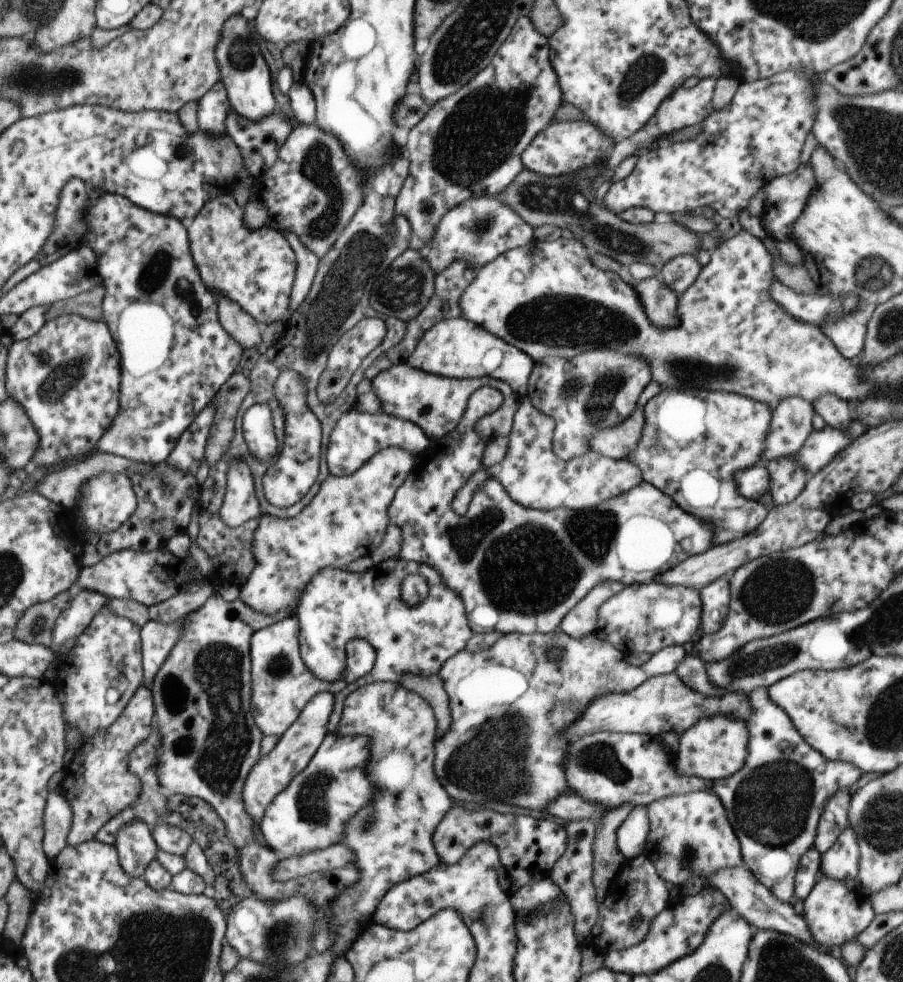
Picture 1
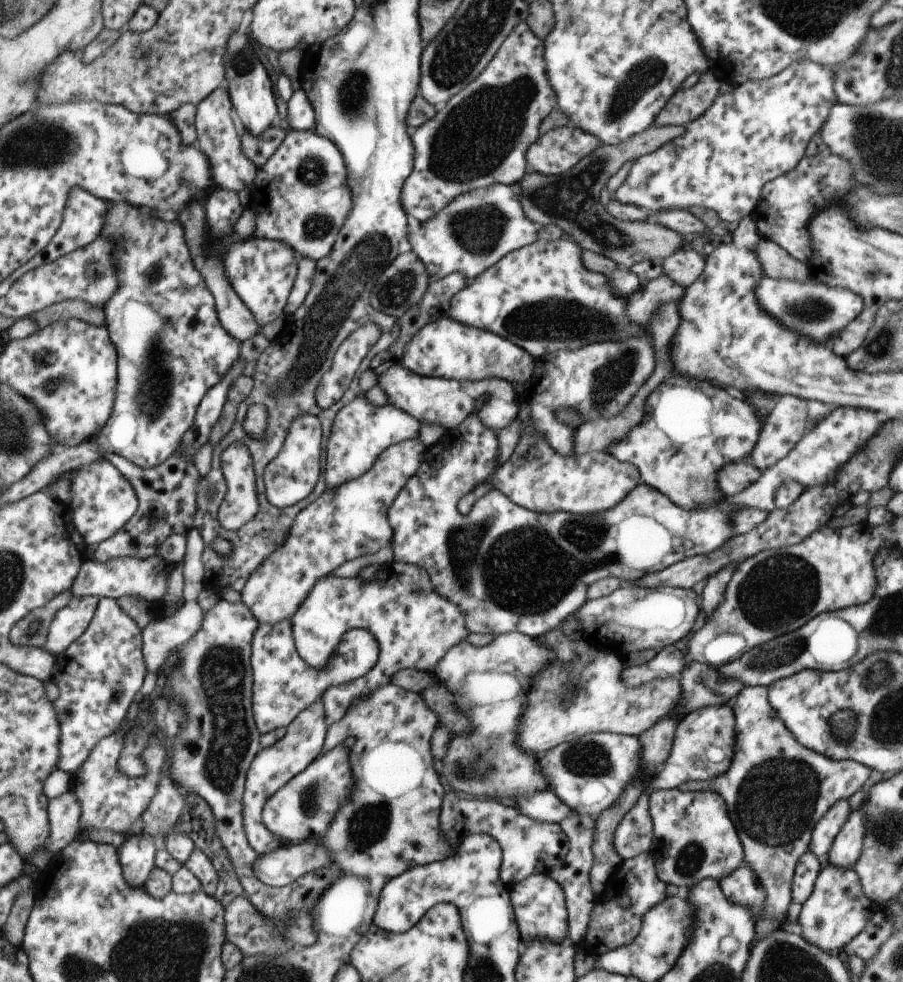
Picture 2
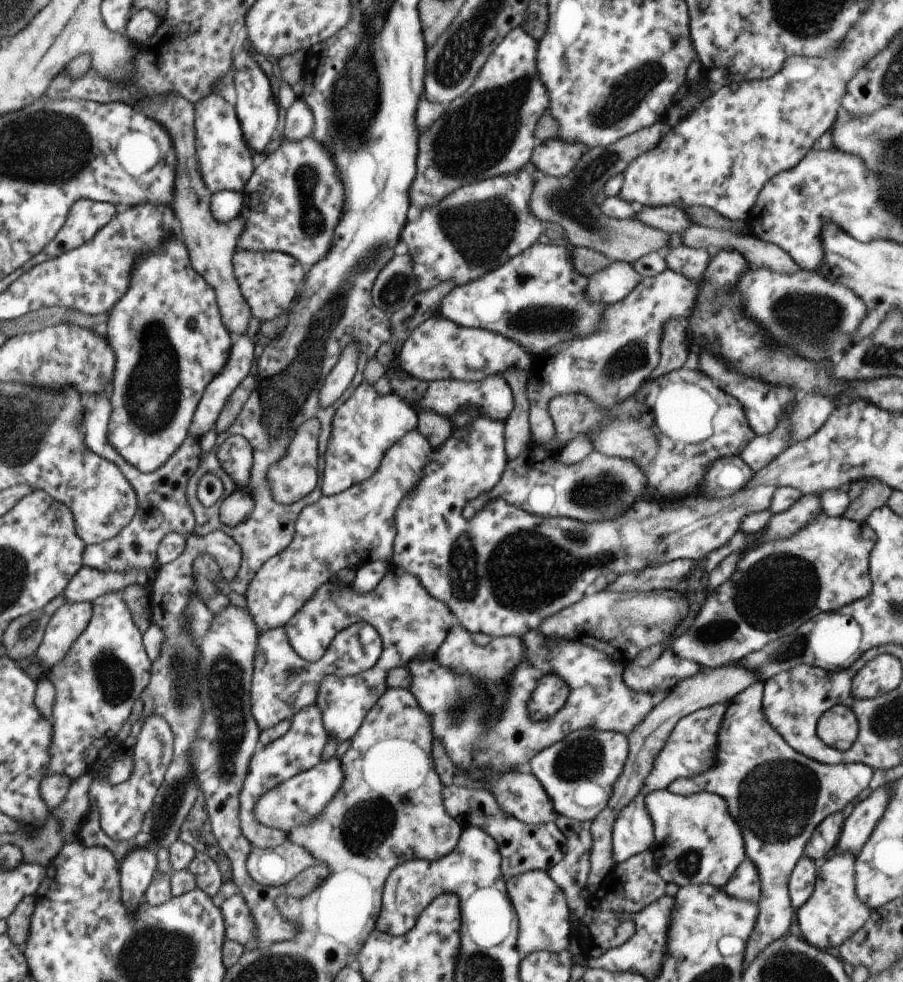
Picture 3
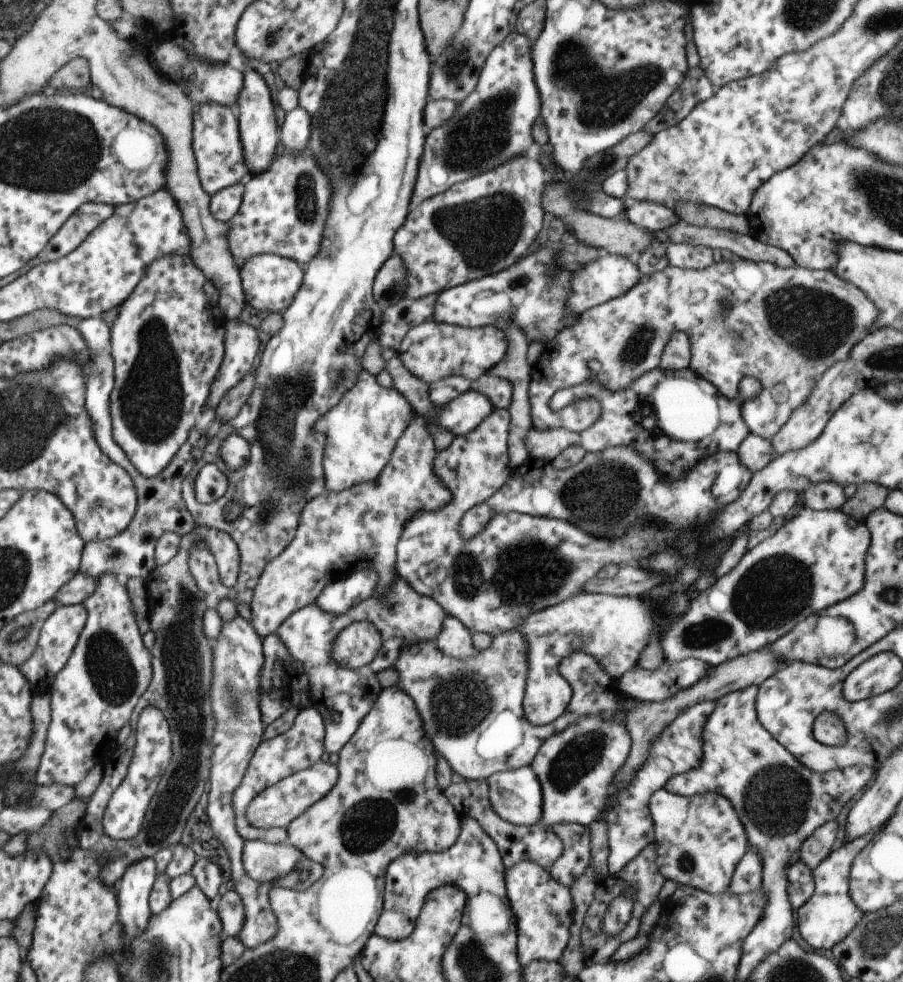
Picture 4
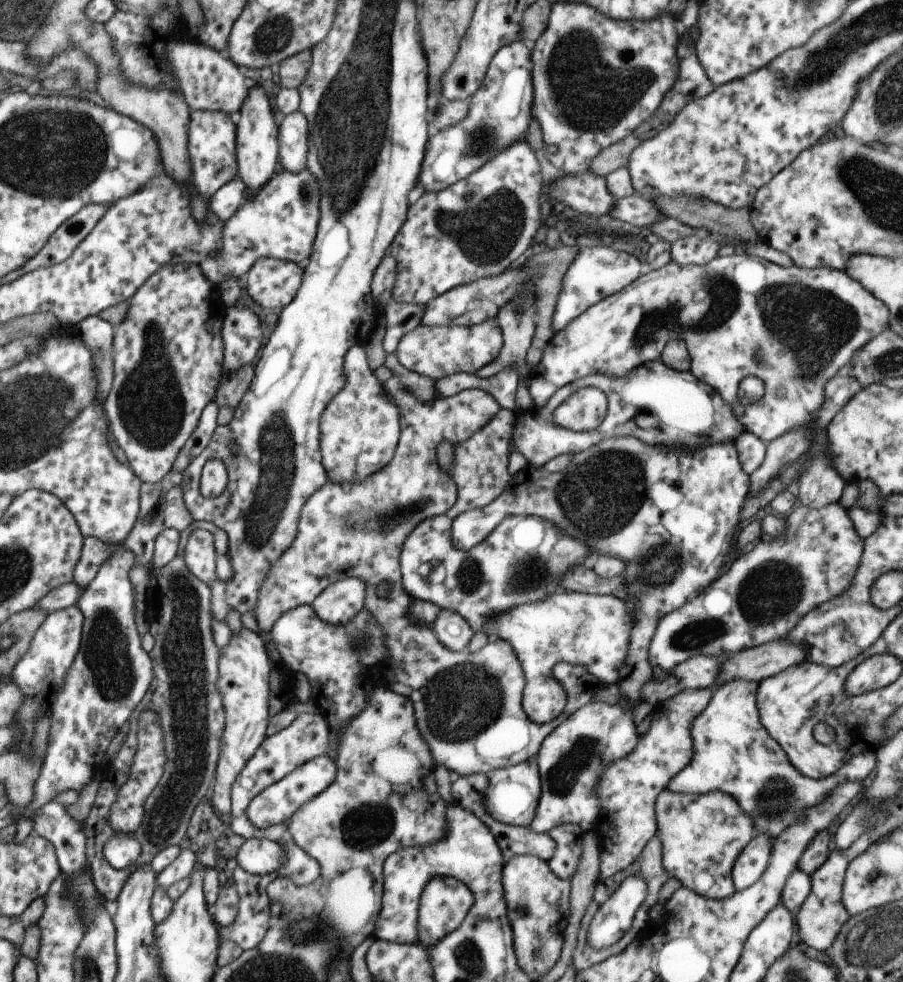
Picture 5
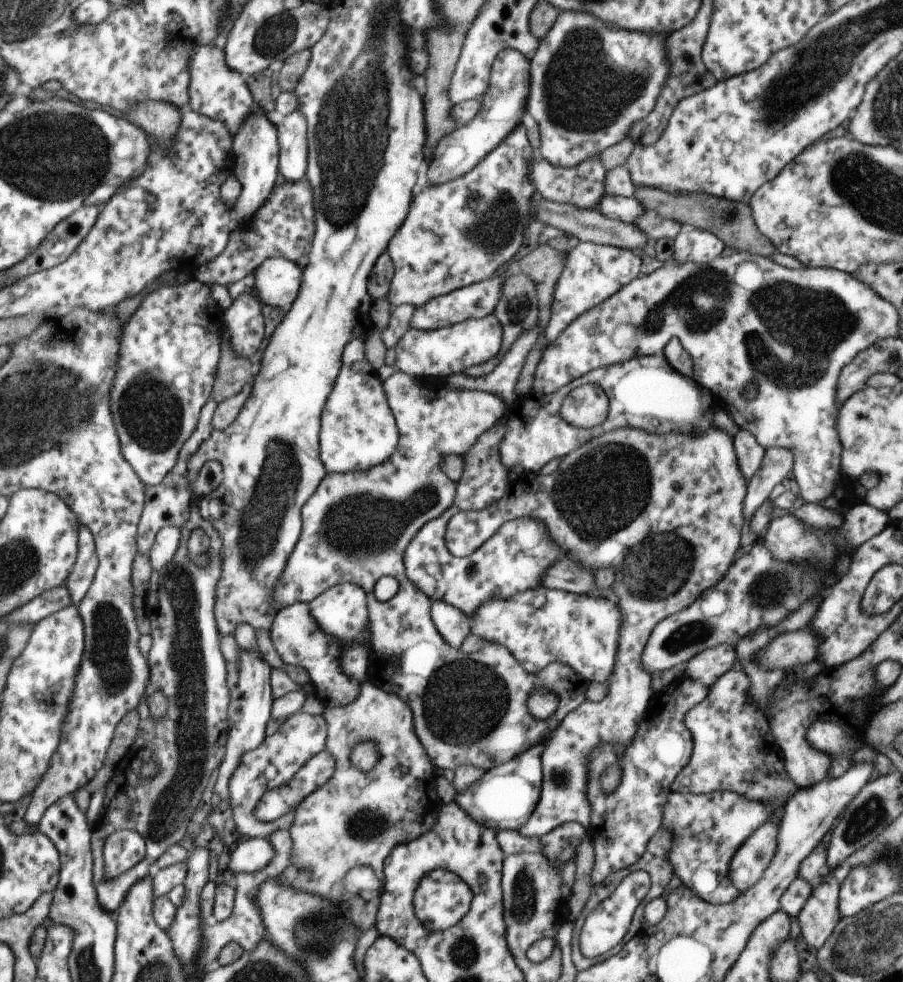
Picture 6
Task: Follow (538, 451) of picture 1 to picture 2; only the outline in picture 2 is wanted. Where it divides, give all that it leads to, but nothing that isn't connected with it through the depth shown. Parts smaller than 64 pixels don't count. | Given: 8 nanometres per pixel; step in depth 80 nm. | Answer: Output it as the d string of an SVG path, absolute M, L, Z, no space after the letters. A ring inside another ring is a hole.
M521 401L516 414L520 424L518 441L512 455L498 464L491 476L477 483L456 504L459 514L467 514L472 504L490 489L502 492L512 503L536 513L553 511L588 515L614 507L640 482L639 471L605 452L585 453L571 457L559 456L549 443L540 437L530 419L530 408Z

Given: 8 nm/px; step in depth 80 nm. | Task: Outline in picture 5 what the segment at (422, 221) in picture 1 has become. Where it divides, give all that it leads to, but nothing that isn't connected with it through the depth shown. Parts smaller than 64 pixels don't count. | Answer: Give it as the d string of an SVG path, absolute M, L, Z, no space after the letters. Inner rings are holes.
M518 40L497 48L492 60L489 60L488 68L485 68L485 77L481 82L481 86L468 99L469 112L465 116L465 120L462 120L459 124L453 124L449 128L439 130L437 134L433 134L428 139L426 143L427 150L425 150L425 156L423 156L423 162L421 162L421 174L419 174L419 184L421 184L421 188L424 191L438 192L443 188L447 188L447 186L469 176L471 172L489 162L497 152L505 150L513 142L524 140L529 118L532 118L531 102L533 91L530 66L529 44L524 44L521 40Z

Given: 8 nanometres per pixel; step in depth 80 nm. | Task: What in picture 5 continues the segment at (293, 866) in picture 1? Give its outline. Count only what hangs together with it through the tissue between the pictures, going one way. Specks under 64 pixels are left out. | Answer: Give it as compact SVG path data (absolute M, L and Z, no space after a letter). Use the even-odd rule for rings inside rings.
M265 838L245 839L238 847L235 861L244 872L262 876L285 862L285 852L279 844Z

